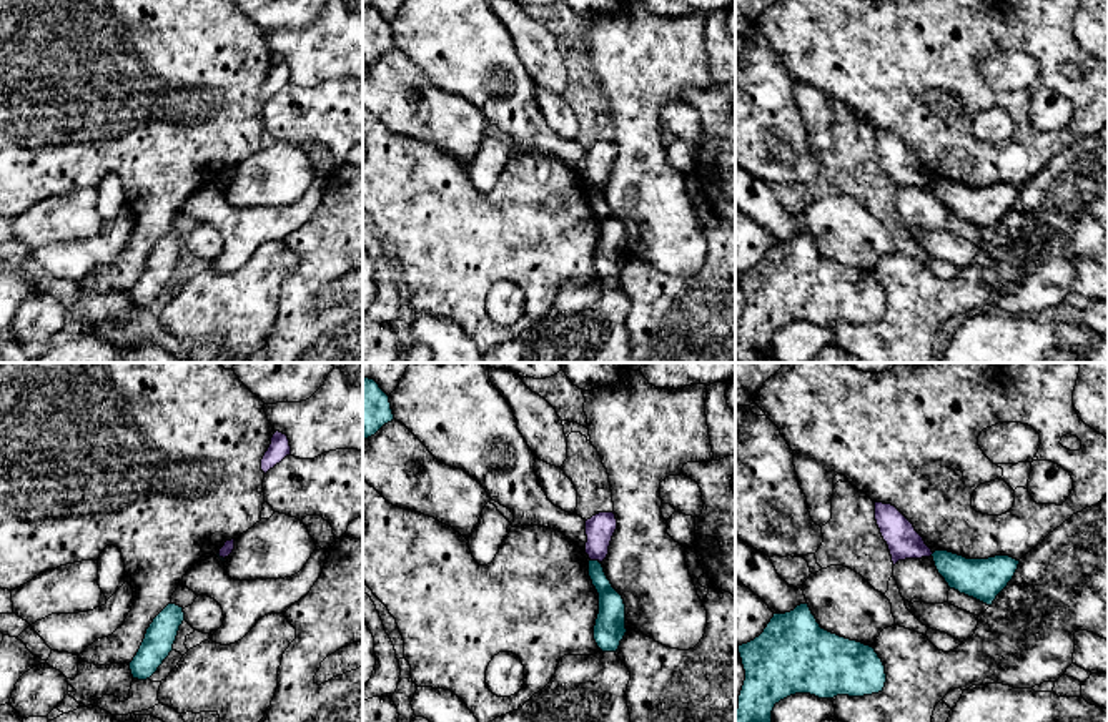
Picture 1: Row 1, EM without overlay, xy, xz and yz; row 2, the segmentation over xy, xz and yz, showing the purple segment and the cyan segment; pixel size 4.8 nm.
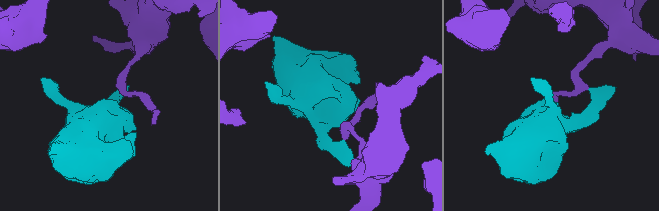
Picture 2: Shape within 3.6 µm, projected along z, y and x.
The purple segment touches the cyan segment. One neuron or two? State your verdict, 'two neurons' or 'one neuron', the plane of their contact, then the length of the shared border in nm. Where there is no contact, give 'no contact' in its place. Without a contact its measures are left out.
two neurons; contact in xz; length 50 nm

